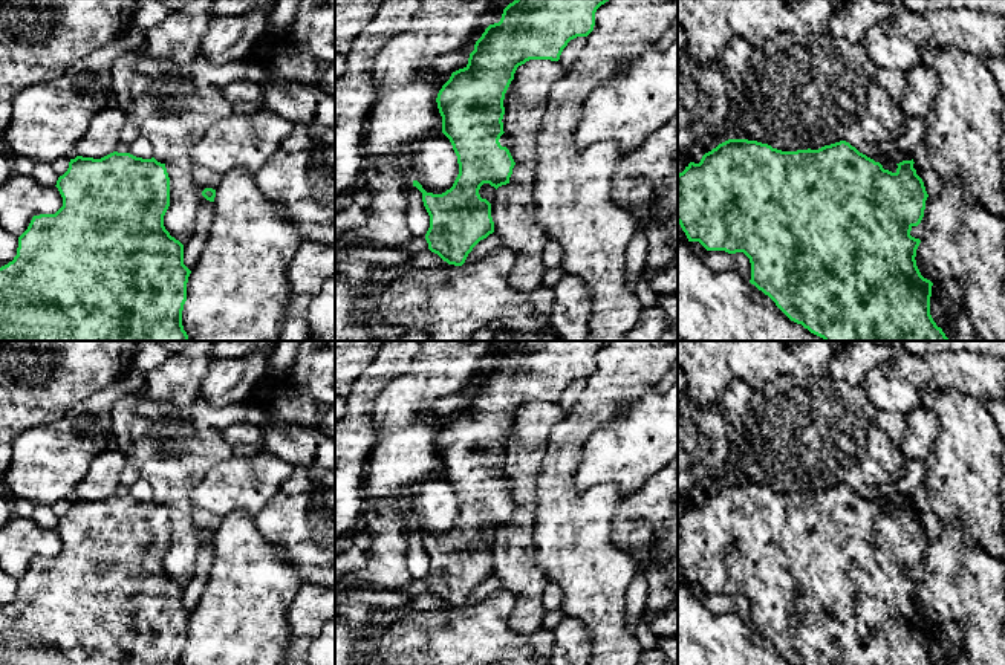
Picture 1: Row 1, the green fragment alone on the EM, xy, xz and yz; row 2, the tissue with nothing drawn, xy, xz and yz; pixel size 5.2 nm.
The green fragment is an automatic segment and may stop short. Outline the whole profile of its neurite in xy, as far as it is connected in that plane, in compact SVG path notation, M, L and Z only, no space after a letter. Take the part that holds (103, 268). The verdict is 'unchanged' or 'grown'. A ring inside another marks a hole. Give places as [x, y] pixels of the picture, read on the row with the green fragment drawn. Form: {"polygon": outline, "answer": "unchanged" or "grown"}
{"polygon": "M113 151L101 159L76 156L55 185L63 206L55 214L34 216L18 237L17 255L0 268L0 341L190 341L182 326L187 283L191 271L184 264L184 245L170 235L164 216L170 206L170 177L165 164Z", "answer": "unchanged"}

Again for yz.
{"polygon": "M728 139L705 153L699 164L690 162L678 174L678 223L688 242L699 242L707 251L743 252L751 263L750 283L768 295L791 321L824 341L948 341L930 315L933 283L921 275L915 260L921 240L912 237L910 231L921 223L929 194L913 164L913 159L903 161L892 173L846 141L818 150L782 151L757 141Z", "answer": "unchanged"}

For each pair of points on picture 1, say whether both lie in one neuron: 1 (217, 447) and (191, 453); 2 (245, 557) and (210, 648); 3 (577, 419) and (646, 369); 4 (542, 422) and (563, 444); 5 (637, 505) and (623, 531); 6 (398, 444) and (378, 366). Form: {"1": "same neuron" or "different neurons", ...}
{"1": "same neuron", "2": "same neuron", "3": "same neuron", "4": "different neurons", "5": "same neuron", "6": "different neurons"}

